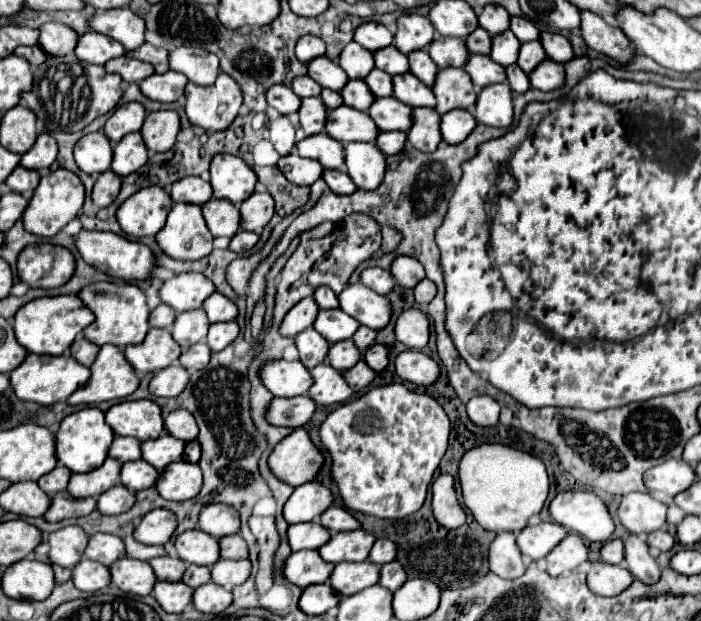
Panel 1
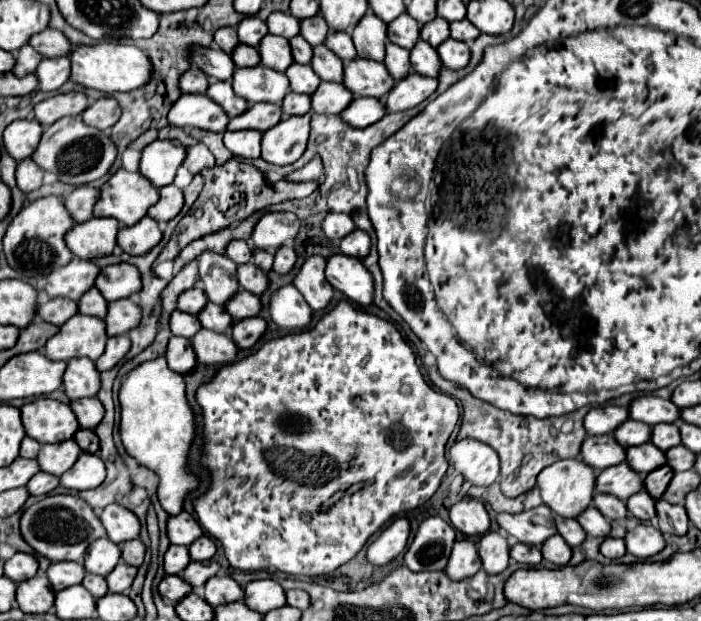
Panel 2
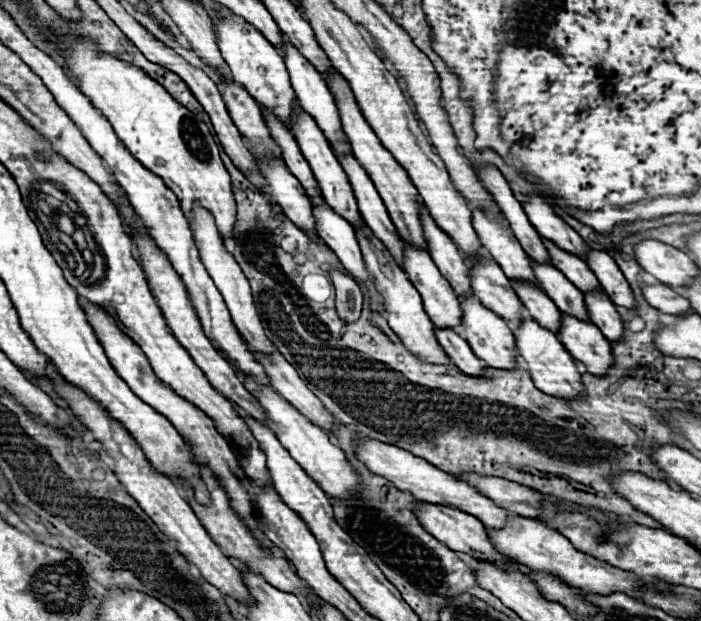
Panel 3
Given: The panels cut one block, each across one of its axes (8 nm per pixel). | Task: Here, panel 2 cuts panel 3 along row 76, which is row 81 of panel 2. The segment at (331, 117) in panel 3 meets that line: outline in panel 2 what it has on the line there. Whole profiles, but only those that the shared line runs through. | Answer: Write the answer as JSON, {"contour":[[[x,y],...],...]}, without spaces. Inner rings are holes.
{"contour":[[[292,64],[288,70],[286,70],[286,76],[290,80],[290,88],[292,92],[298,92],[298,94],[308,94],[312,96],[318,88],[318,84],[322,82],[318,78],[318,74],[312,70],[312,66],[306,66],[306,64]]]}

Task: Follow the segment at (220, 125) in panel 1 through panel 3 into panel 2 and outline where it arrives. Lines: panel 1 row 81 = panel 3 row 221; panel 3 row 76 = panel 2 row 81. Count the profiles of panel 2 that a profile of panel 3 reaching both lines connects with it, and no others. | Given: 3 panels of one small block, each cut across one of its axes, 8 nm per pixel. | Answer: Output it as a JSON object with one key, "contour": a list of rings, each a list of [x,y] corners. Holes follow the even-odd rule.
{"contour":[[[96,44],[96,46],[76,46],[70,52],[72,60],[72,80],[82,84],[84,88],[94,88],[106,94],[112,92],[130,92],[140,86],[146,86],[152,76],[152,62],[146,52],[136,46],[124,44]]]}

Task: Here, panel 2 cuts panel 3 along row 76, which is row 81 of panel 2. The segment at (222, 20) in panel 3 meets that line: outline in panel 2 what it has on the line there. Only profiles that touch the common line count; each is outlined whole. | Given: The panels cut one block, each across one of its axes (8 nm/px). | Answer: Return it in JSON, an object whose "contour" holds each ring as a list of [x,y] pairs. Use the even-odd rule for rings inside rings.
{"contour":[[[262,64],[254,68],[236,68],[232,84],[234,84],[234,92],[246,98],[250,104],[258,104],[258,102],[280,104],[284,96],[290,92],[286,74],[274,72],[270,68],[262,68]]]}

